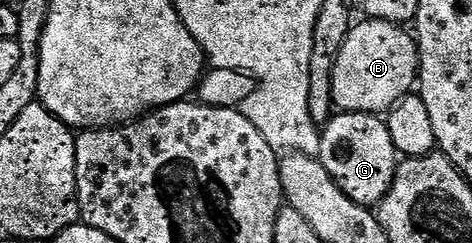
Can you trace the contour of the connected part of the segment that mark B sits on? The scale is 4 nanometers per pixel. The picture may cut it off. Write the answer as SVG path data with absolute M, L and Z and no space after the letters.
M364 18L347 34L333 65L331 102L340 112L386 113L416 86L419 78L419 44L406 26Z

